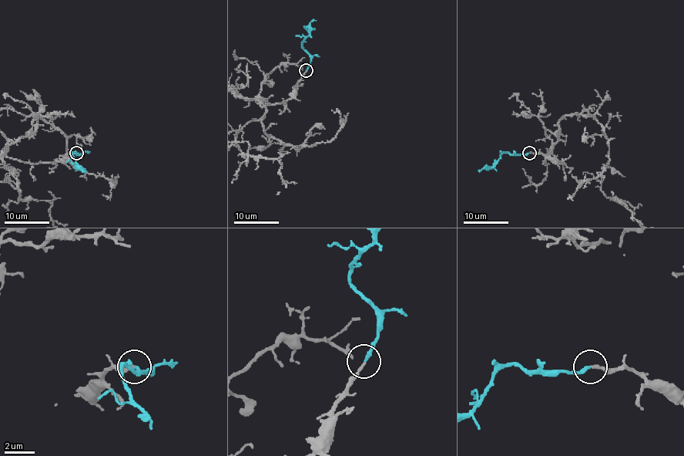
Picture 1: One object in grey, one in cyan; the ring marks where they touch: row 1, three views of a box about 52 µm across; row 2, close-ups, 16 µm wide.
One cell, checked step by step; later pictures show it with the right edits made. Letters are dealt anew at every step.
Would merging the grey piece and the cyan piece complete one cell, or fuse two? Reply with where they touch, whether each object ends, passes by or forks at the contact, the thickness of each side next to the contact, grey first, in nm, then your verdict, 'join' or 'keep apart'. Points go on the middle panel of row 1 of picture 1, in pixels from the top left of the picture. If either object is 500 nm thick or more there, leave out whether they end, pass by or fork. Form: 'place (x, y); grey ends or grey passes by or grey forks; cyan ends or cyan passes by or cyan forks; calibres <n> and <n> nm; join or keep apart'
place (306, 70); grey ends; cyan ends; calibres 190 and 200 nm; join

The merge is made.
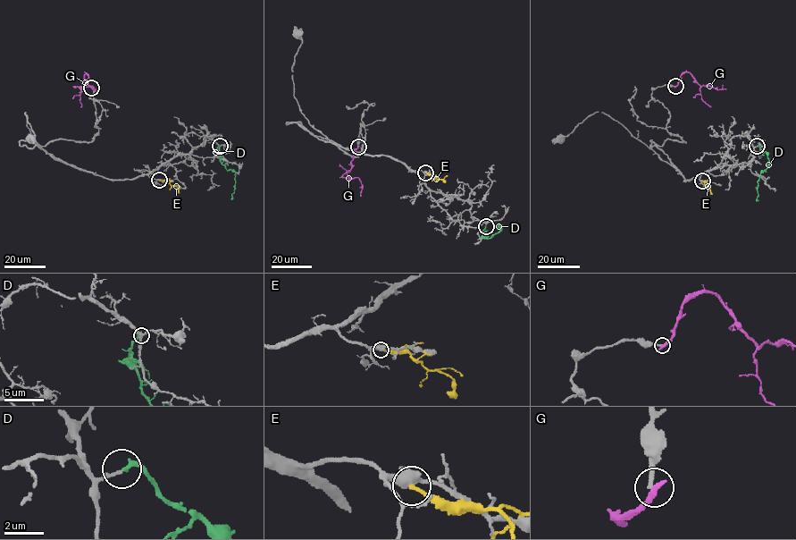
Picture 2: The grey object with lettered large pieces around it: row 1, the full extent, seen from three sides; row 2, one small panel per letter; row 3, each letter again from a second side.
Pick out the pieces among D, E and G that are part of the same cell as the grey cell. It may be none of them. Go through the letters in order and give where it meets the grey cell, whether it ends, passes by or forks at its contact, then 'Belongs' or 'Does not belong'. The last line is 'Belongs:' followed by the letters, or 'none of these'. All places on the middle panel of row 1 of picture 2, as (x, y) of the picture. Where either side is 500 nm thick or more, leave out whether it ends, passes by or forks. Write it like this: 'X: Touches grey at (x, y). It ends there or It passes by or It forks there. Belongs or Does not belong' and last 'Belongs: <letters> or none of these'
D: Touches grey at (486, 226). It ends there. Belongs
E: Touches grey at (425, 172). It ends there. Does not belong
G: Touches grey at (358, 147). It ends there. Does not belong
Belongs: D

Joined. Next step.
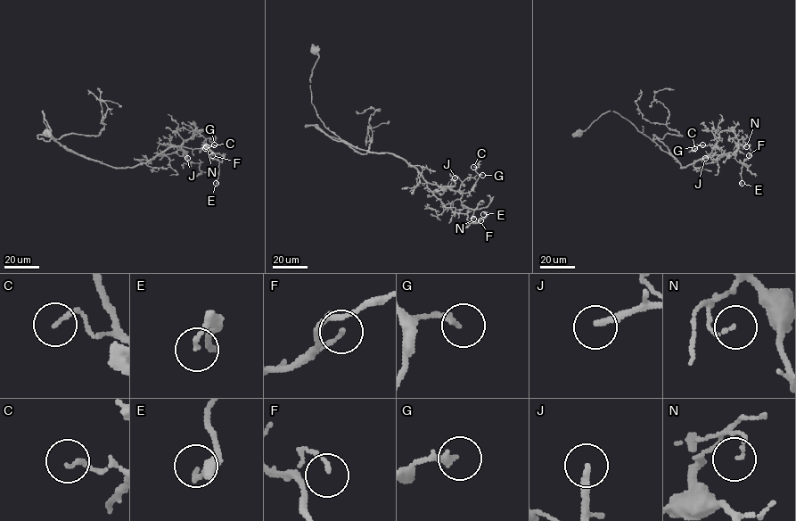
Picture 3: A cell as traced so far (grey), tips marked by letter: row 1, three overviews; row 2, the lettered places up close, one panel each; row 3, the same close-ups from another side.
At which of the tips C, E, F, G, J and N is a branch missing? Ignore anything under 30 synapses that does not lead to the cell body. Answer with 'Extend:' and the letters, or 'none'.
Extend: J

